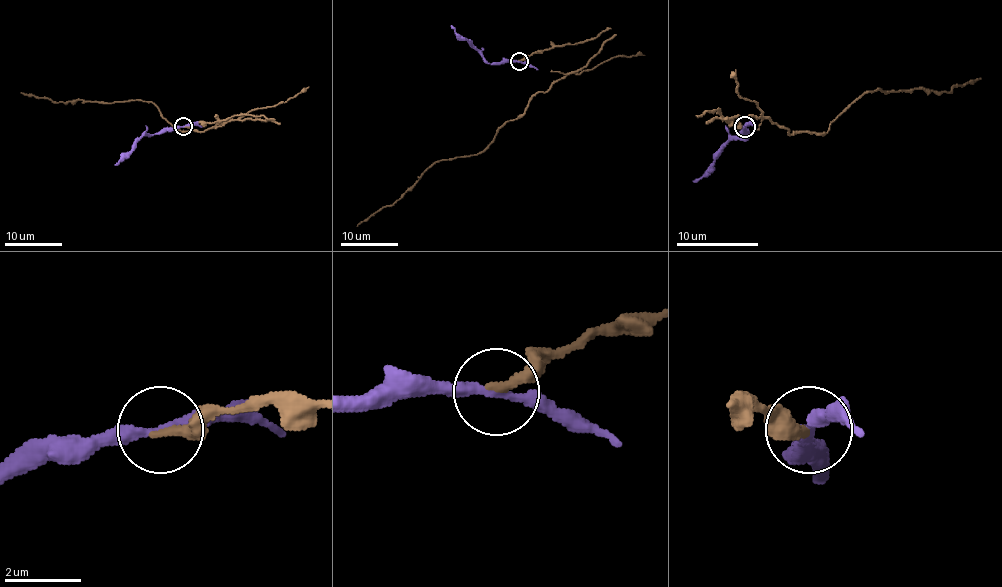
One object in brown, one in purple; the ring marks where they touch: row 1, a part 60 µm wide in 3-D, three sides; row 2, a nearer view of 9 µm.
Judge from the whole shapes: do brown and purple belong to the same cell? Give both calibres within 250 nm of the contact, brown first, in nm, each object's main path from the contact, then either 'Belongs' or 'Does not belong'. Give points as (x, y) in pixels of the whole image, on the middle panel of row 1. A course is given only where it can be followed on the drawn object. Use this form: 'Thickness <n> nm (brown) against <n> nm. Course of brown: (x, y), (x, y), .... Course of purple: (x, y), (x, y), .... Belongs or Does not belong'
Thickness 240 nm (brown) against 240 nm. Course of brown: (519, 62), (609, 29), (613, 35), (585, 66), (537, 93), (475, 154), (437, 160), (400, 199), (357, 226). Course of purple: (519, 62), (488, 63), (451, 25). Does not belong

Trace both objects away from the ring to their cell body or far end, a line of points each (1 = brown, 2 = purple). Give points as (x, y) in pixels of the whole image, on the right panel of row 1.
1: (745, 126), (719, 110), (698, 118), (751, 116), (790, 134), (825, 132), (866, 91), (941, 91), (980, 77)
2: (745, 126), (747, 138), (733, 138), (712, 165), (692, 181)

